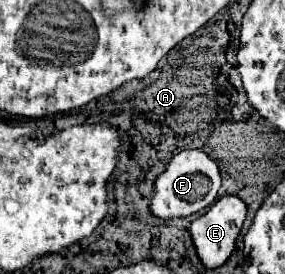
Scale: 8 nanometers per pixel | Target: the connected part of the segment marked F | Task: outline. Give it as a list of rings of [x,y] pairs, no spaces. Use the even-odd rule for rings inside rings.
[[[183,150],[179,152],[167,166],[167,170],[155,180],[155,196],[149,204],[151,212],[157,218],[185,218],[209,208],[219,192],[221,174],[219,166],[213,158],[209,158],[203,150]]]

